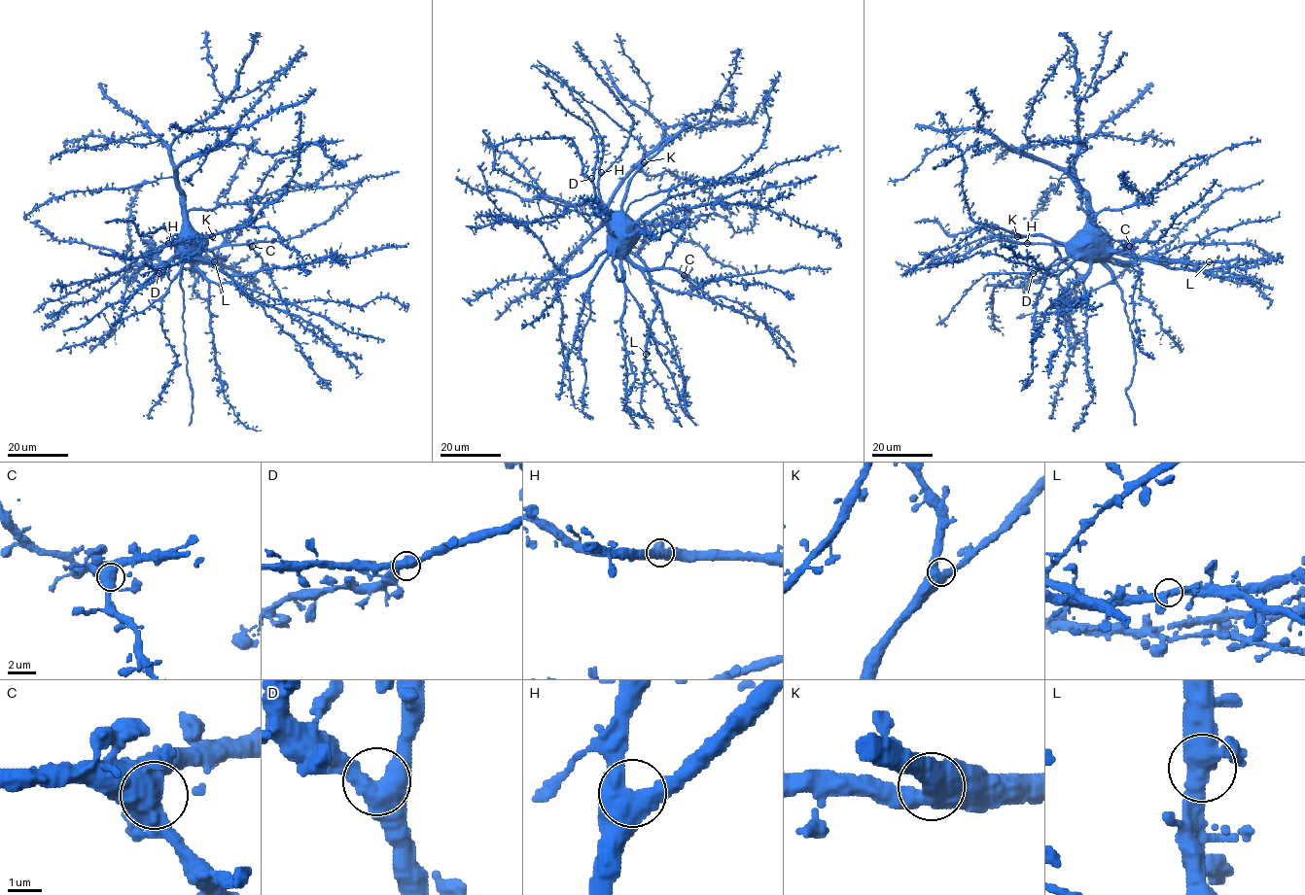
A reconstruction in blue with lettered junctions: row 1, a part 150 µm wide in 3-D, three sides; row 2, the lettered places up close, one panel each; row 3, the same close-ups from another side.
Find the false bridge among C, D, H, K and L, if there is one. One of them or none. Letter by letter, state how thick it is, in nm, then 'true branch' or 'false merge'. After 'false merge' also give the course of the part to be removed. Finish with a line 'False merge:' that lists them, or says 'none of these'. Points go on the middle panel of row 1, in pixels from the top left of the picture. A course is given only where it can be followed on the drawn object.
C: 400 nm | true branch
D: 400 nm | true branch
H: 440 nm | true branch
K: 420 nm | true branch
L: 400 nm | true branch
False merge: none of these

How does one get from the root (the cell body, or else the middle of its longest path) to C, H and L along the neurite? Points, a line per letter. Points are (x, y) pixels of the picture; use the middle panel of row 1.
C: (617, 219), (626, 228), (626, 257), (646, 268), (676, 269), (684, 275)
H: (617, 219), (608, 212), (601, 198), (601, 172)
L: (617, 219), (611, 232), (611, 252), (620, 259), (625, 288), (649, 327), (646, 355)

